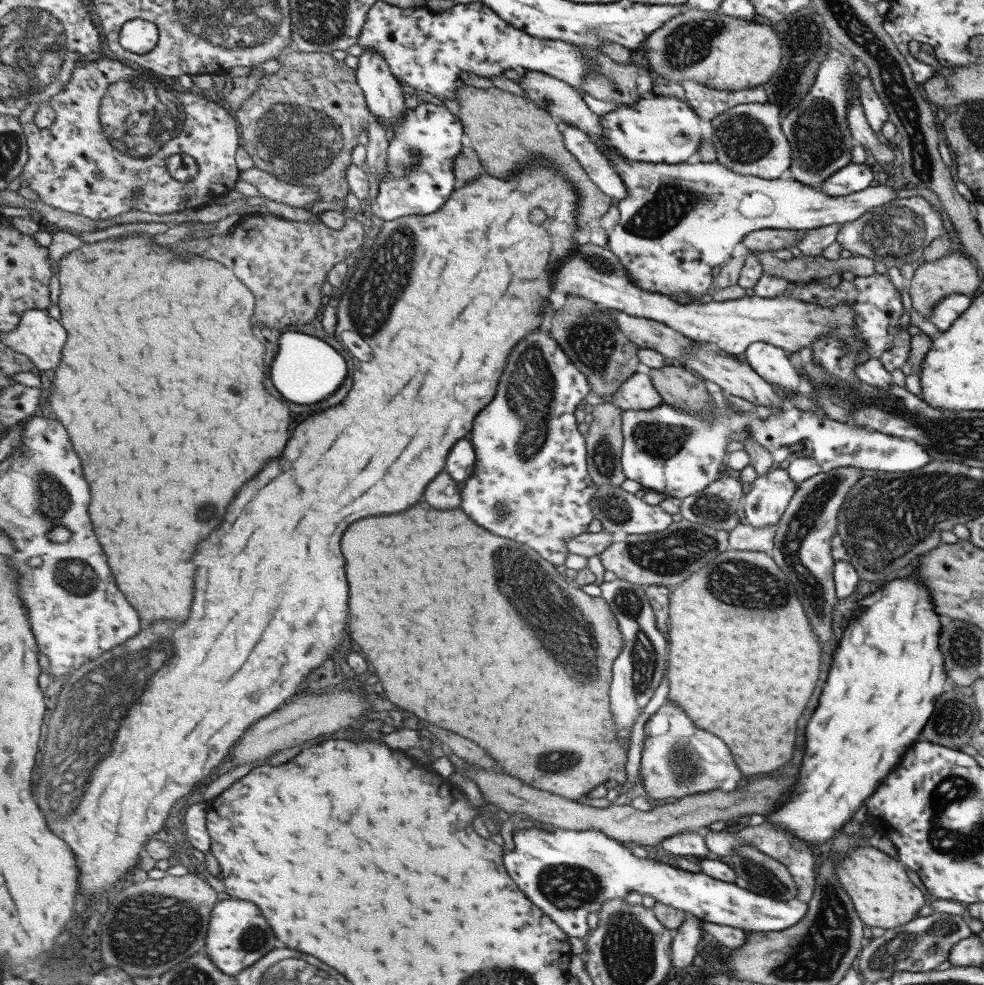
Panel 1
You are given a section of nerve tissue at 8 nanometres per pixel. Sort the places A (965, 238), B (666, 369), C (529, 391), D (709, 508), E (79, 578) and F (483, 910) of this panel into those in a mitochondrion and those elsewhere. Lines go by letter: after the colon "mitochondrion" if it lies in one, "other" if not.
A: other
B: other
C: mitochondrion
D: mitochondrion
E: mitochondrion
F: other

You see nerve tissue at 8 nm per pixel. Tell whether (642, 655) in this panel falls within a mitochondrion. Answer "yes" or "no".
yes

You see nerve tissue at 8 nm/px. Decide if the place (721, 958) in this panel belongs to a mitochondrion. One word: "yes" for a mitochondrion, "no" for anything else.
no

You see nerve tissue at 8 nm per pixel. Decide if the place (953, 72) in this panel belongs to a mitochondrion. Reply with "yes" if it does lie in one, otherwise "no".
no

